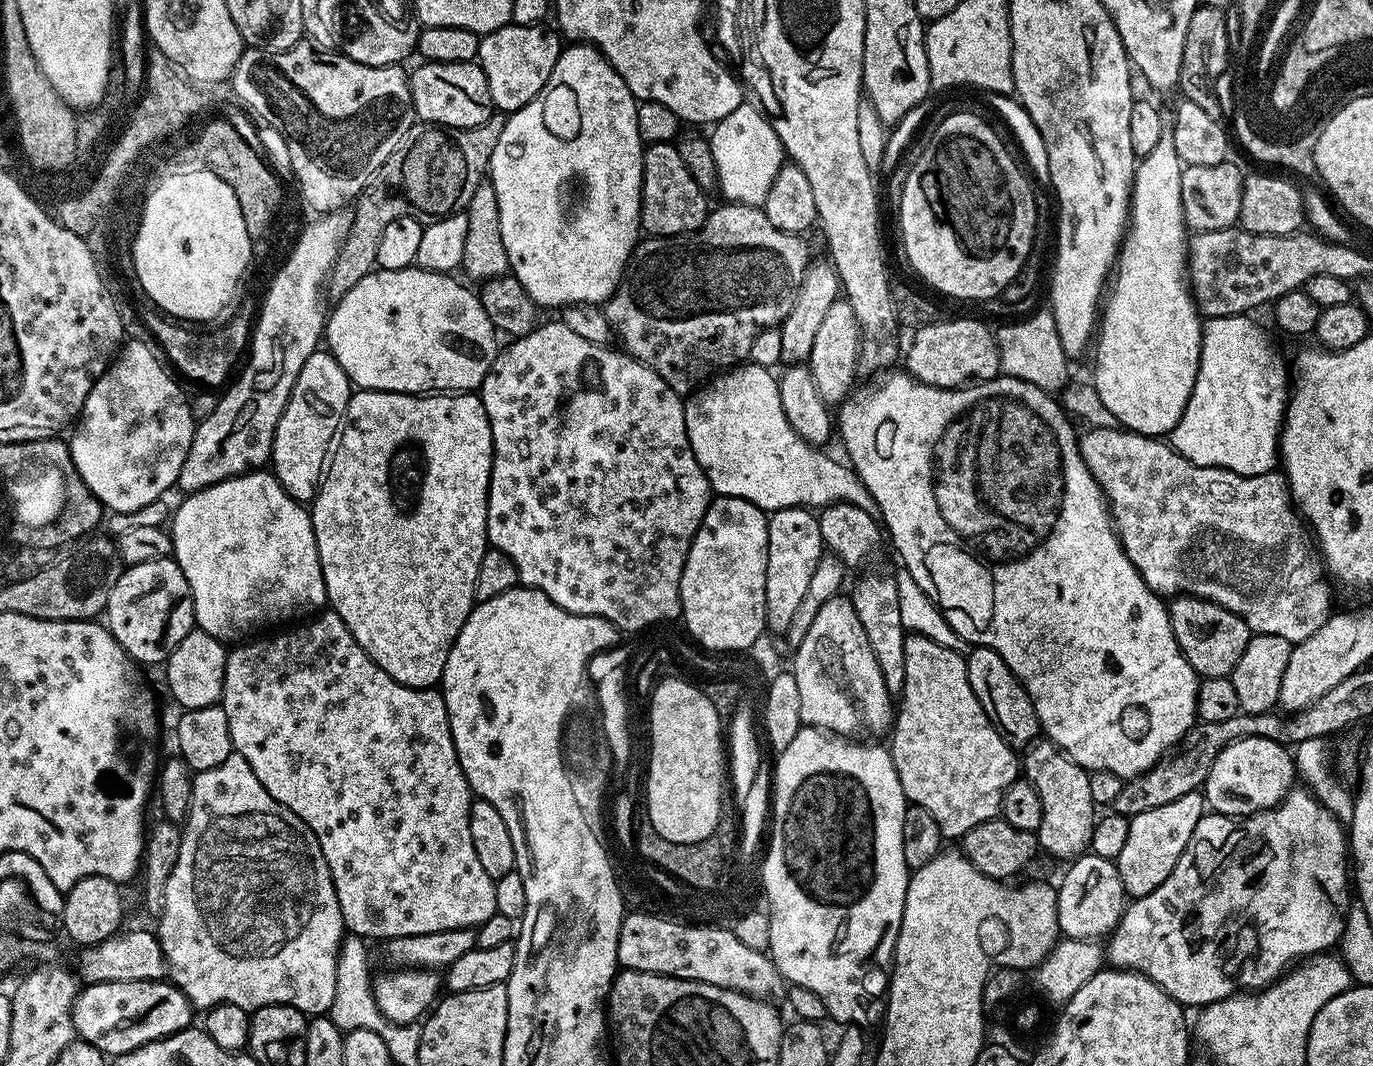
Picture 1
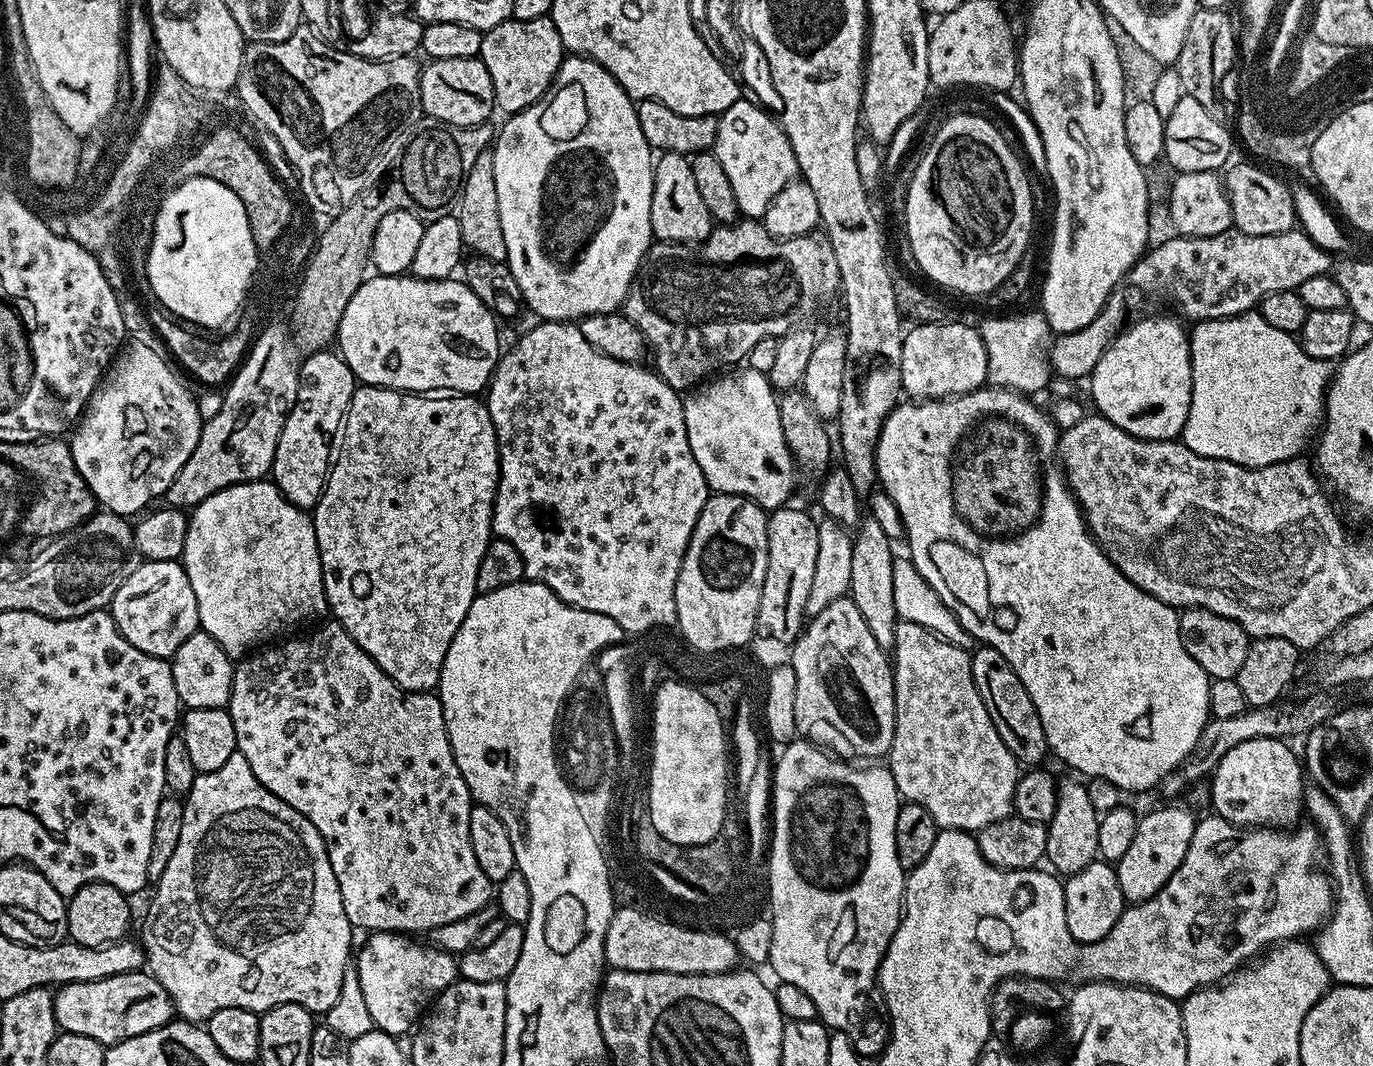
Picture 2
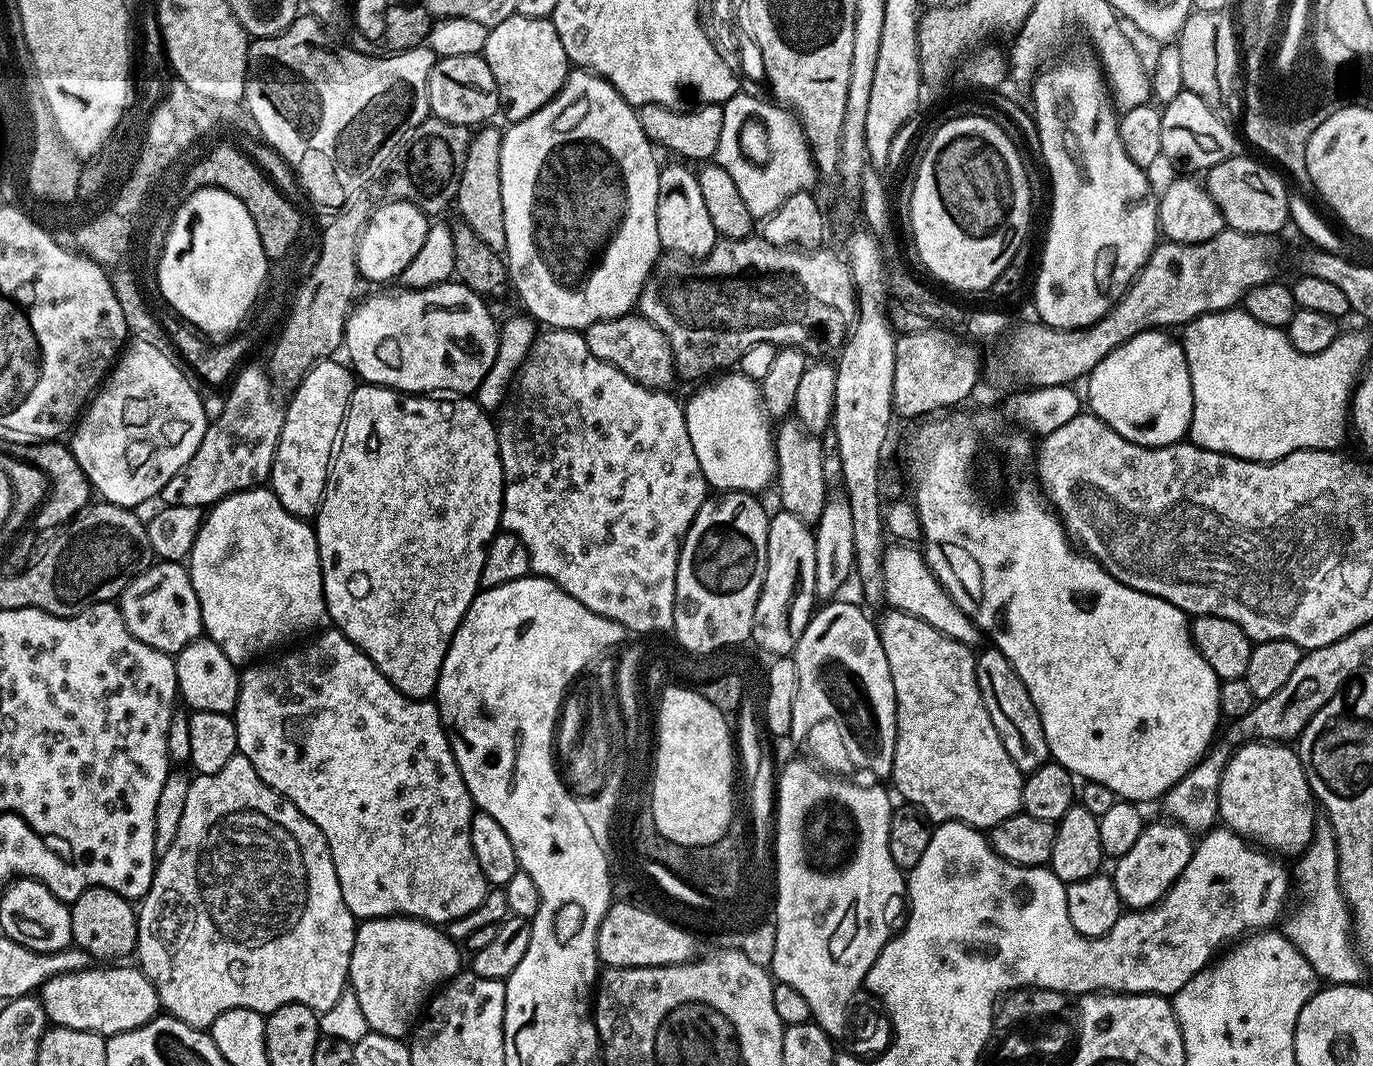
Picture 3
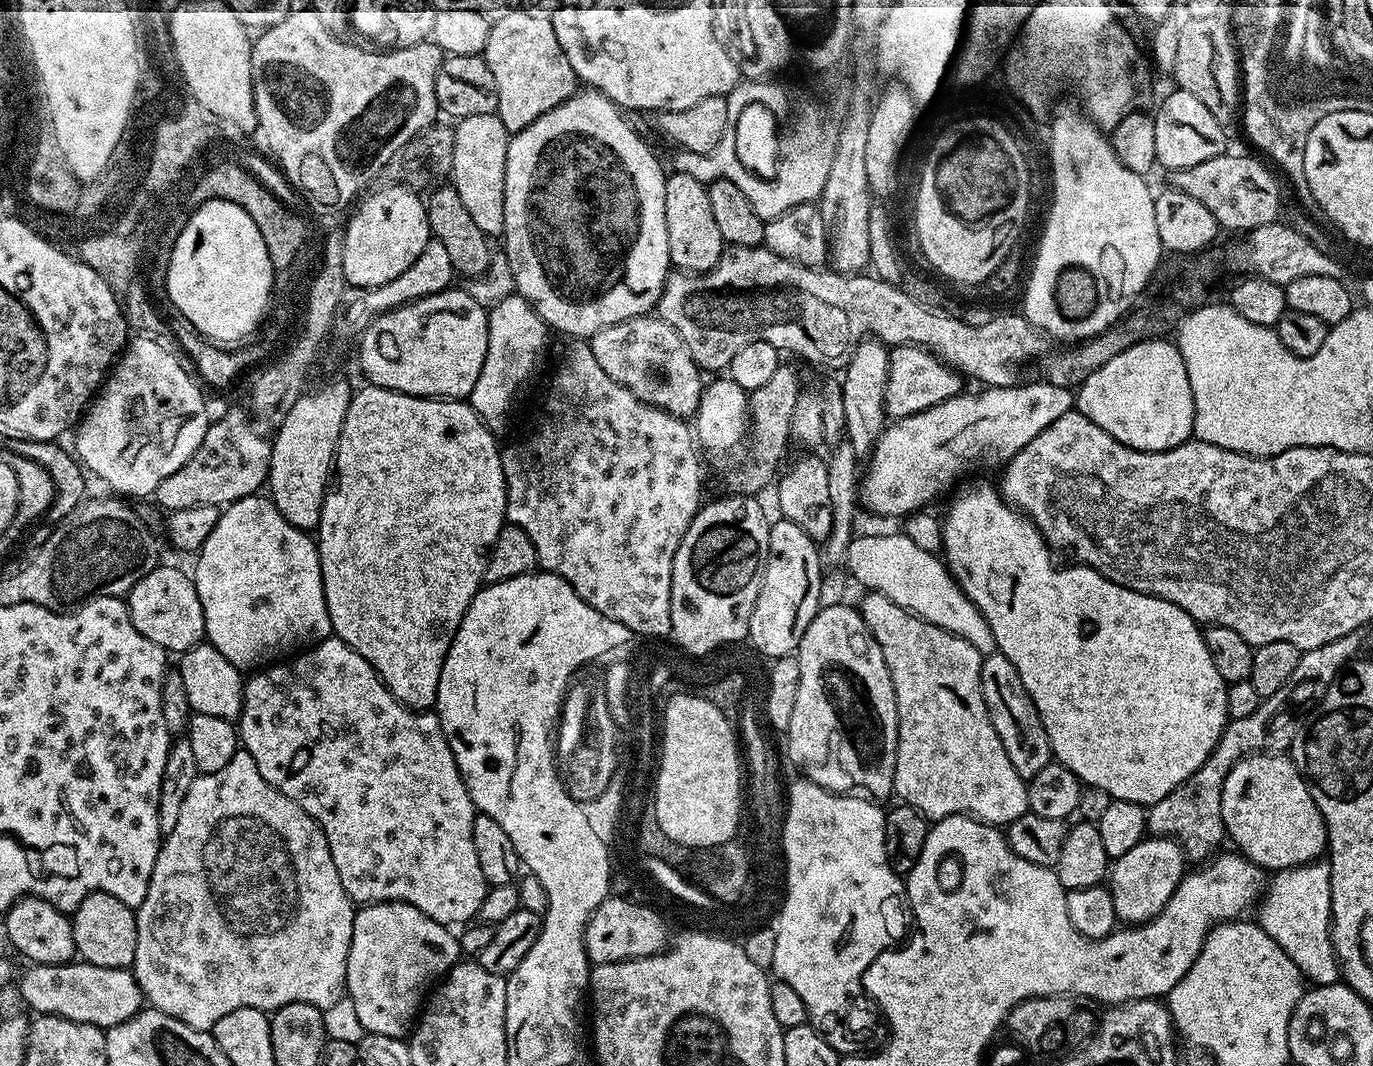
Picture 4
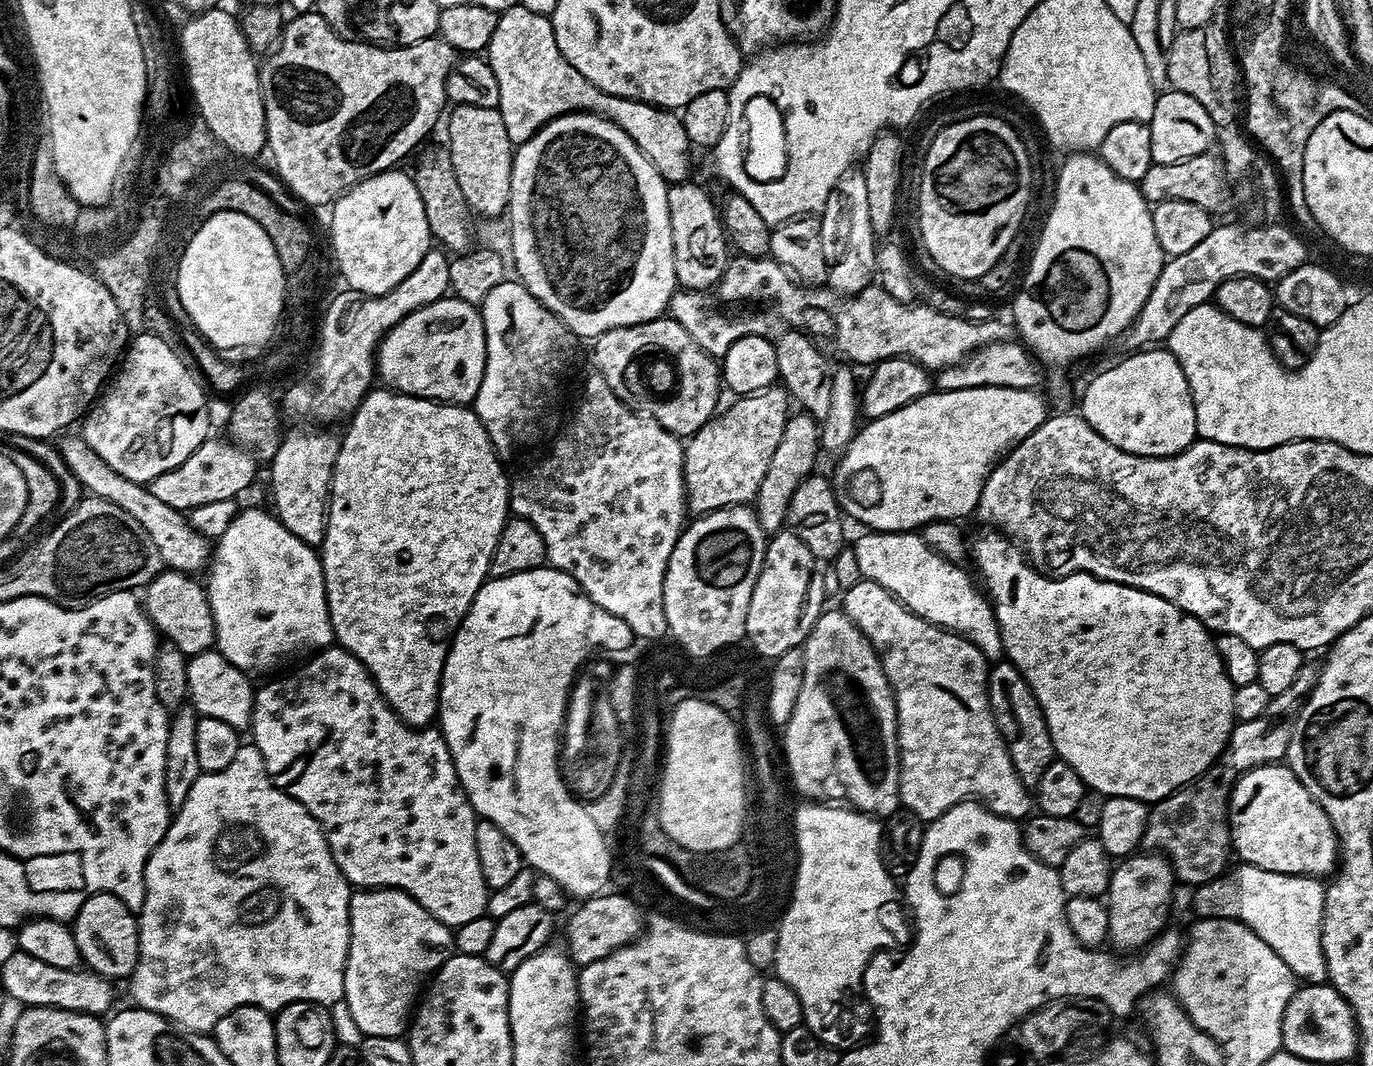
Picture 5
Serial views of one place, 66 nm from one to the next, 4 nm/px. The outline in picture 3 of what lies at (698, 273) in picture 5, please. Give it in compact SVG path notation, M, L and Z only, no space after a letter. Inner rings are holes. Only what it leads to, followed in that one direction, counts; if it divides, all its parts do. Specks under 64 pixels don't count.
M684 162L678 164L664 164L660 169L660 181L658 182L658 238L661 249L671 250L681 256L702 258L714 250L718 235L712 222L710 222L709 211L706 210L705 199L702 198L699 178L695 171L687 168Z

